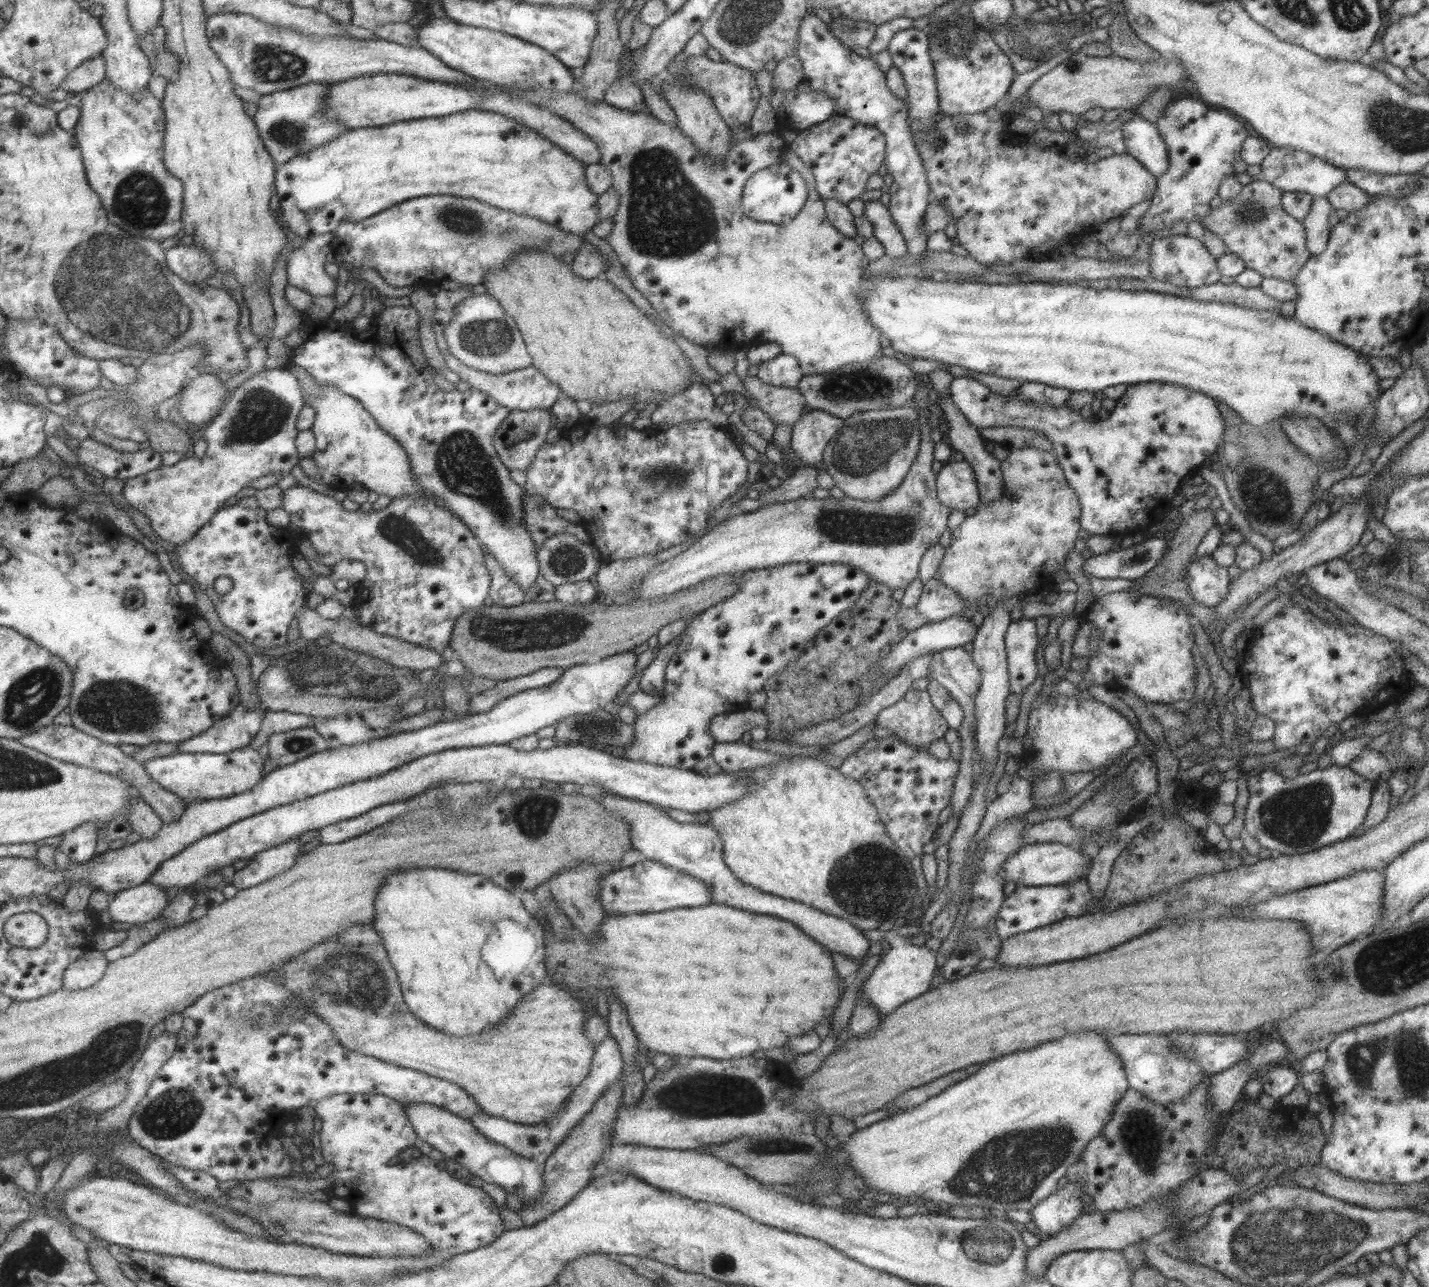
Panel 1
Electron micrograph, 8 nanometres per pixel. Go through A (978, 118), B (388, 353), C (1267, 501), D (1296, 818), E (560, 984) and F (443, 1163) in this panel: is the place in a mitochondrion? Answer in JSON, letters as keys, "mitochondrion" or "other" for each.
{"A":"other","B":"other","C":"mitochondrion","D":"mitochondrion","E":"other","F":"other"}

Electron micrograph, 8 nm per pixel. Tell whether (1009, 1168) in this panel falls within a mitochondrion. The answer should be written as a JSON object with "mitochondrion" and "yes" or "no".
{"mitochondrion":"yes"}

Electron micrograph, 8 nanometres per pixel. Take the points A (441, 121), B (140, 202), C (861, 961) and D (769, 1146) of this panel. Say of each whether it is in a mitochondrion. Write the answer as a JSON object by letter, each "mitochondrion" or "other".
{"A":"other","B":"mitochondrion","C":"other","D":"mitochondrion"}

